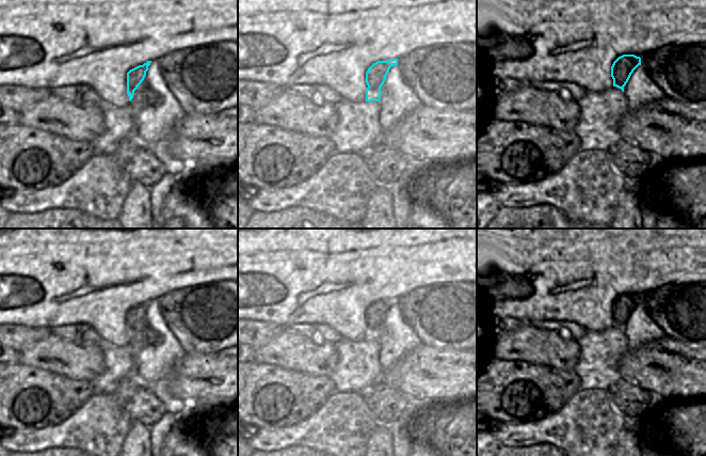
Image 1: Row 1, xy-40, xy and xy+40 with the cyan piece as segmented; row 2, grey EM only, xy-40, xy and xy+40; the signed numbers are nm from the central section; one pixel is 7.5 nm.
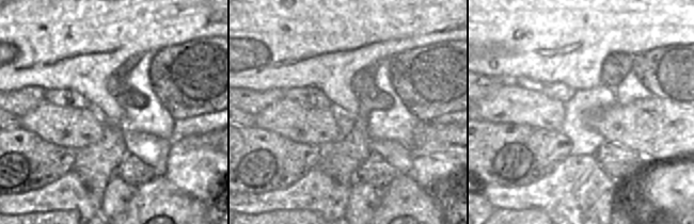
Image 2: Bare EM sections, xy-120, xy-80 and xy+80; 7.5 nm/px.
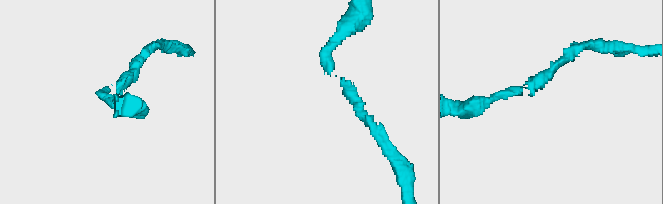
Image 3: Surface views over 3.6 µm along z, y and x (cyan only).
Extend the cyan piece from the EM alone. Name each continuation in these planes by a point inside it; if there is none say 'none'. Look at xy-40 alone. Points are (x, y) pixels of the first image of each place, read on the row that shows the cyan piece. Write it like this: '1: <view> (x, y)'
none

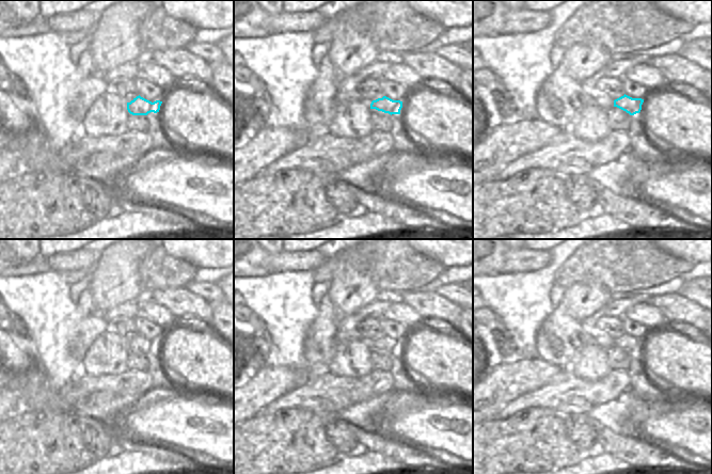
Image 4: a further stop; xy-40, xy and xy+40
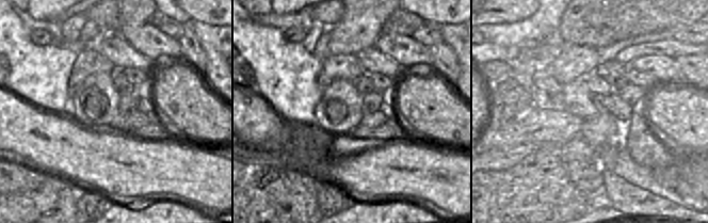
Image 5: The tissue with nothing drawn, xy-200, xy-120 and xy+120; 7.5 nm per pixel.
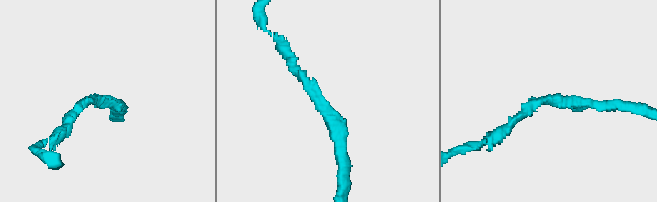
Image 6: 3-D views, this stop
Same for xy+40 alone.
none

